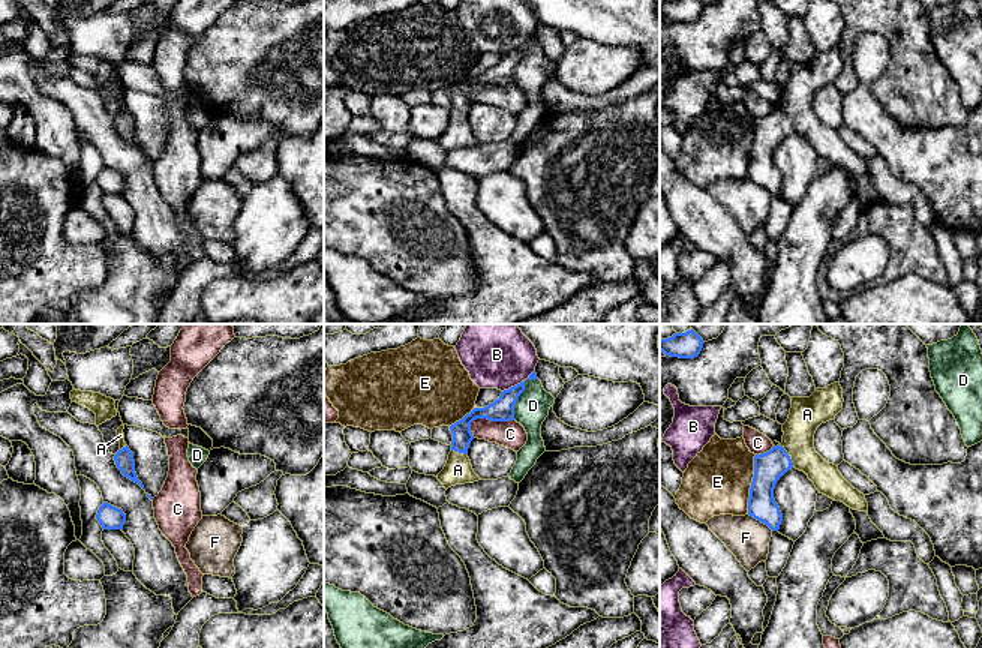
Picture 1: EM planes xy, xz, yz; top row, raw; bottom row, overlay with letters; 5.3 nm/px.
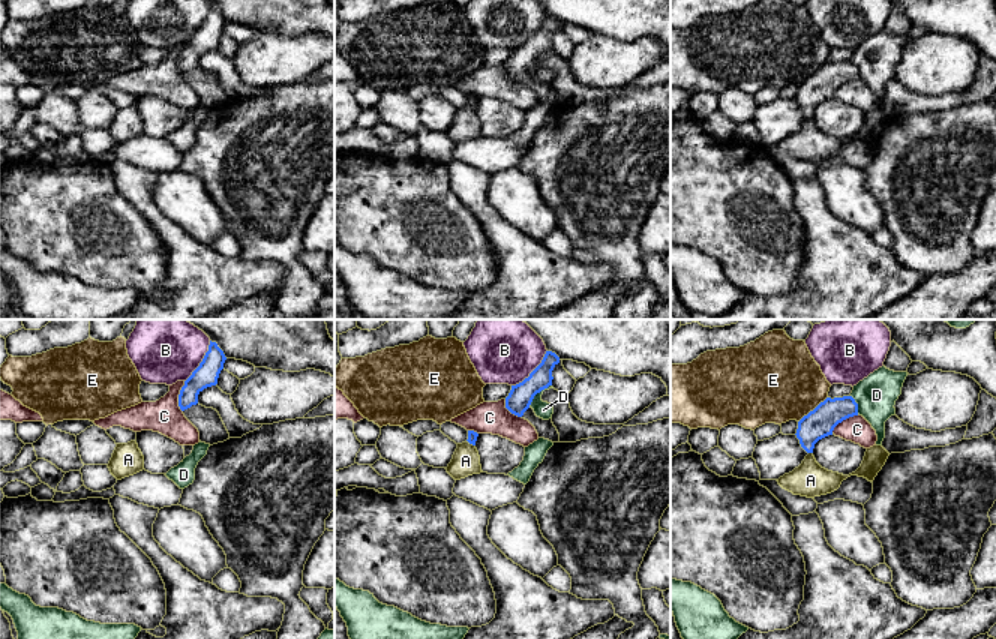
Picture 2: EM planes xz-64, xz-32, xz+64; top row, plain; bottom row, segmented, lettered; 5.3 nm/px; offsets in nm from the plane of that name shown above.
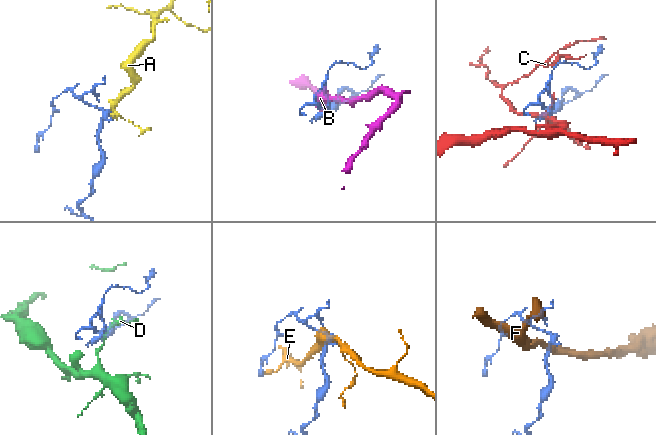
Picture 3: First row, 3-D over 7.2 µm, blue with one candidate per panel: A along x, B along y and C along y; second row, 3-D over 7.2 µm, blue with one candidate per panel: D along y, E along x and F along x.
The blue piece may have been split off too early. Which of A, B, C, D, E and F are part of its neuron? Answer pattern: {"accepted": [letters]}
{"accepted": ["A"]}

